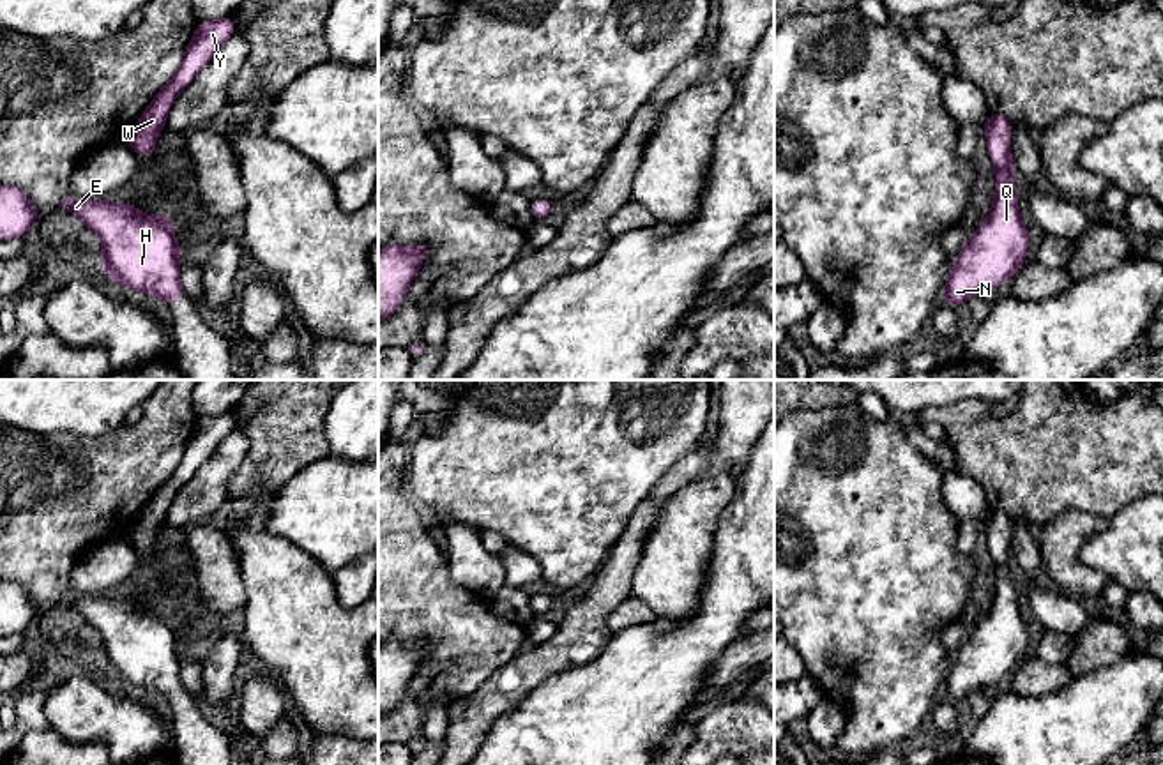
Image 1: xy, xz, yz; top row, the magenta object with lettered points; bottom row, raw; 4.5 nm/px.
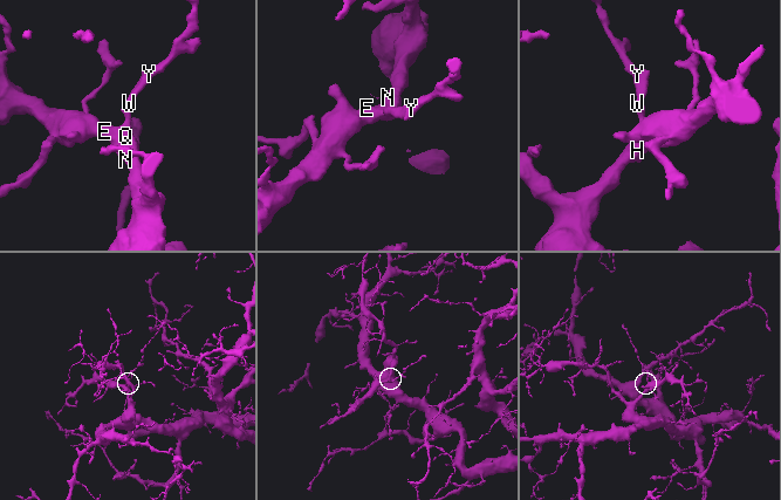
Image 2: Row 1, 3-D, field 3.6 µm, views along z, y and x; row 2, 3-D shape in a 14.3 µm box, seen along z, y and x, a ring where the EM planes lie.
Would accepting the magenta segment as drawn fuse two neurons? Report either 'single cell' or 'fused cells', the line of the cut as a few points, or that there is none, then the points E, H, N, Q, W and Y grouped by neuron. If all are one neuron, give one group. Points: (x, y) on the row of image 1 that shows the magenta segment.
single cell | no cut | E H N Q W Y

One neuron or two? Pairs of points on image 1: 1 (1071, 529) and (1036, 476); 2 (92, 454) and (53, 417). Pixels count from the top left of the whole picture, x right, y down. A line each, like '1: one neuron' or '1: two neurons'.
1: two neurons
2: two neurons

